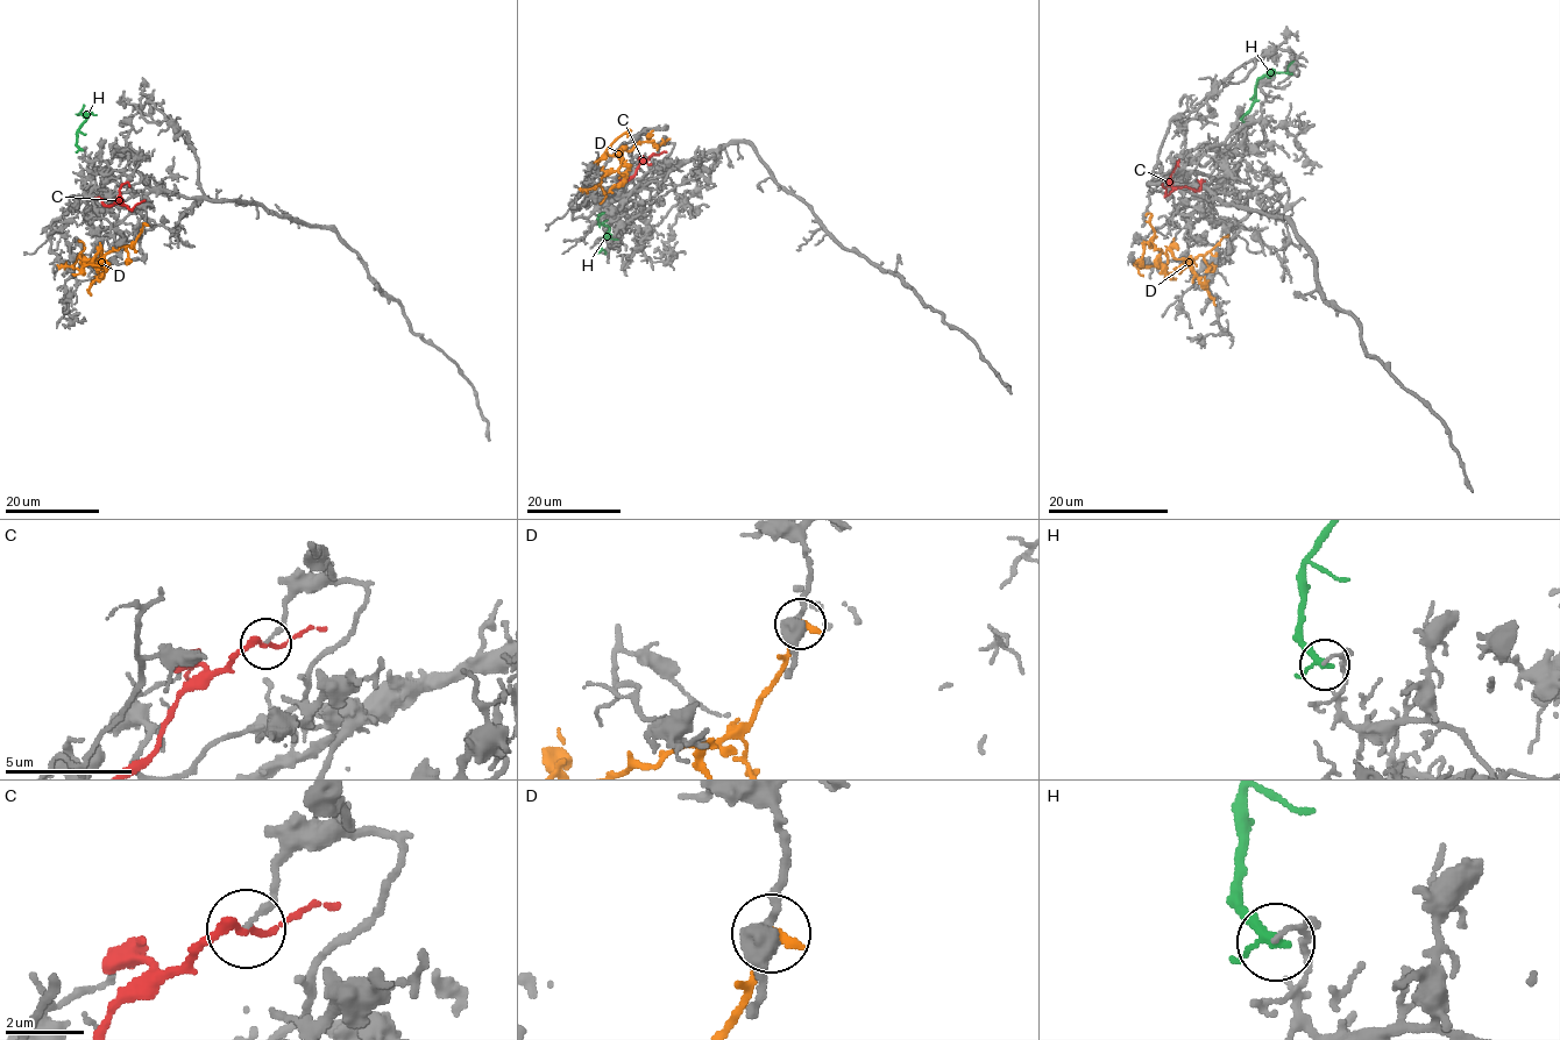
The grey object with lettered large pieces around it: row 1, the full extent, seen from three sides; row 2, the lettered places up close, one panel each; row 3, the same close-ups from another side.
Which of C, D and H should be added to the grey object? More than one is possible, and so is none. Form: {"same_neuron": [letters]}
{"same_neuron": []}

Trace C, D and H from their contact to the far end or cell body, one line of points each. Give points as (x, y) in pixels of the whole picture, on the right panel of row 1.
C: (1165, 193), (1178, 186), (1197, 190), (1204, 180)
D: (1147, 214), (1153, 230), (1149, 241), (1161, 251), (1161, 263), (1168, 250), (1188, 260), (1214, 306)
H: (1240, 119), (1249, 108), (1259, 80), (1285, 72), (1293, 61)

